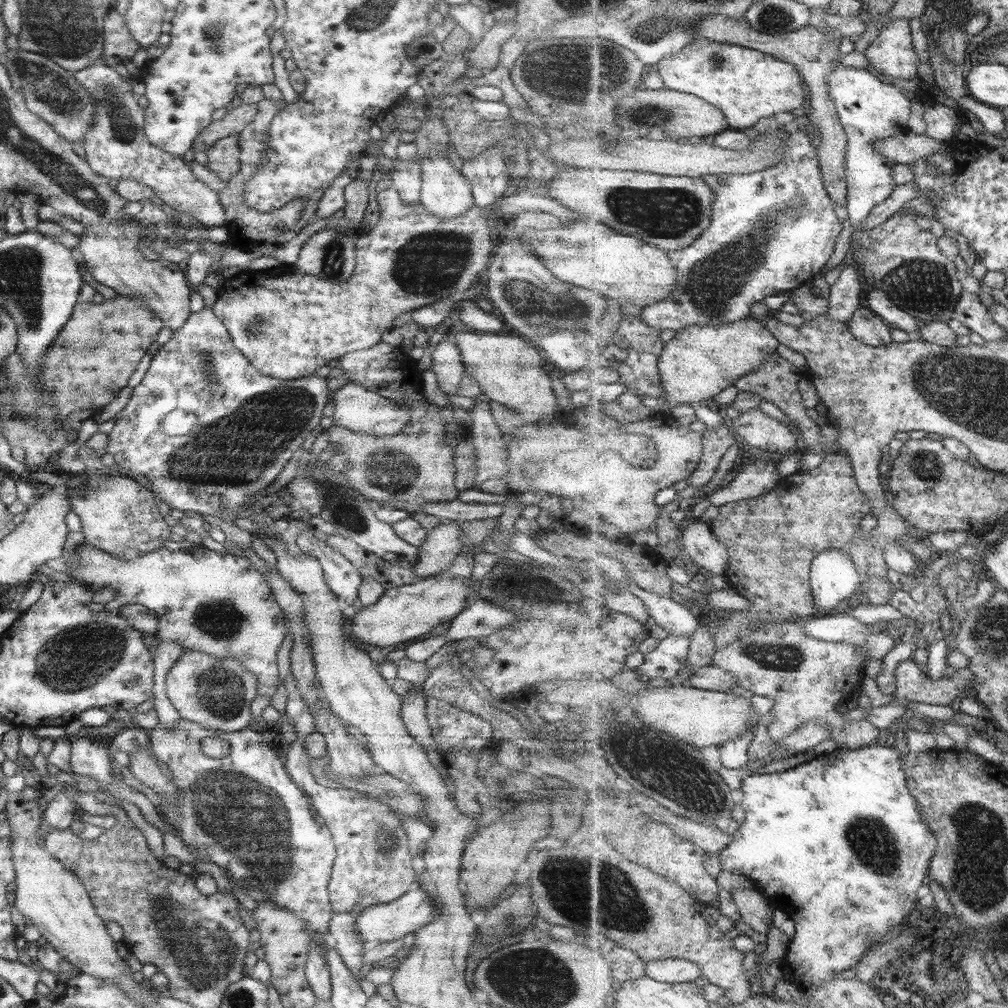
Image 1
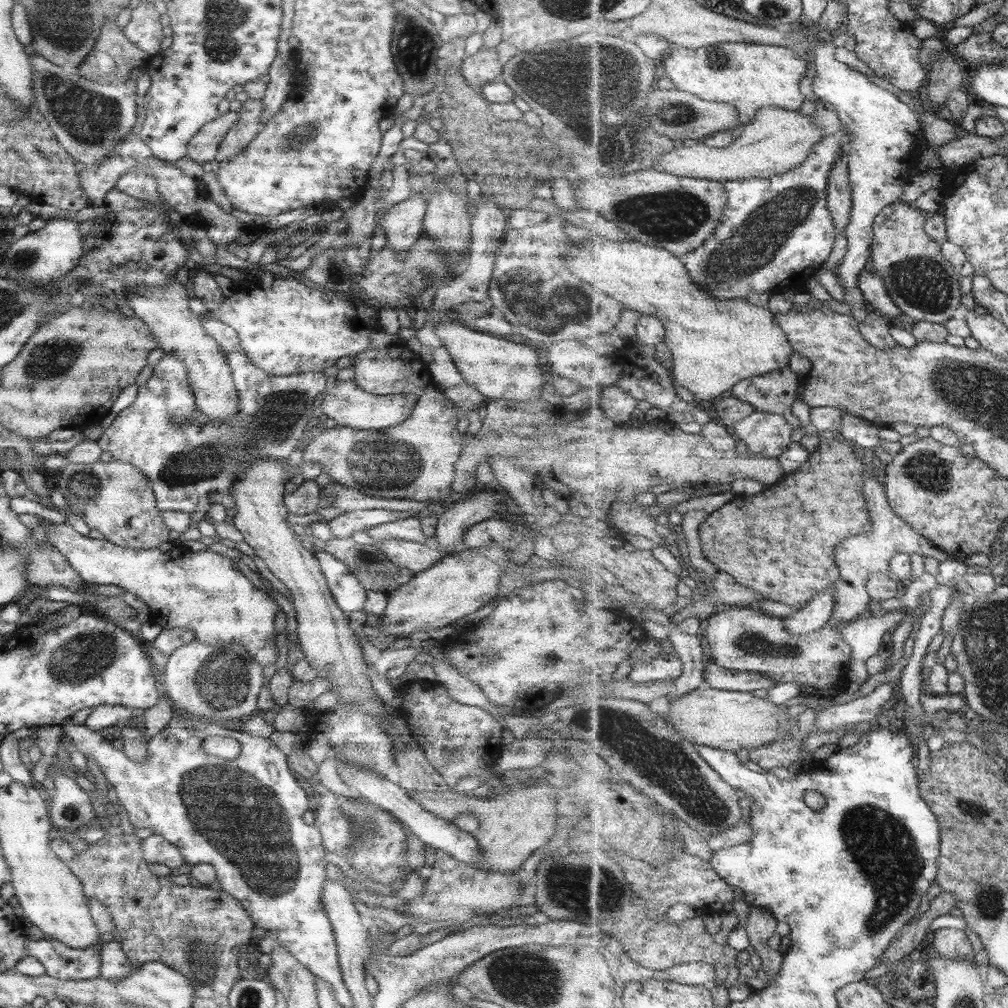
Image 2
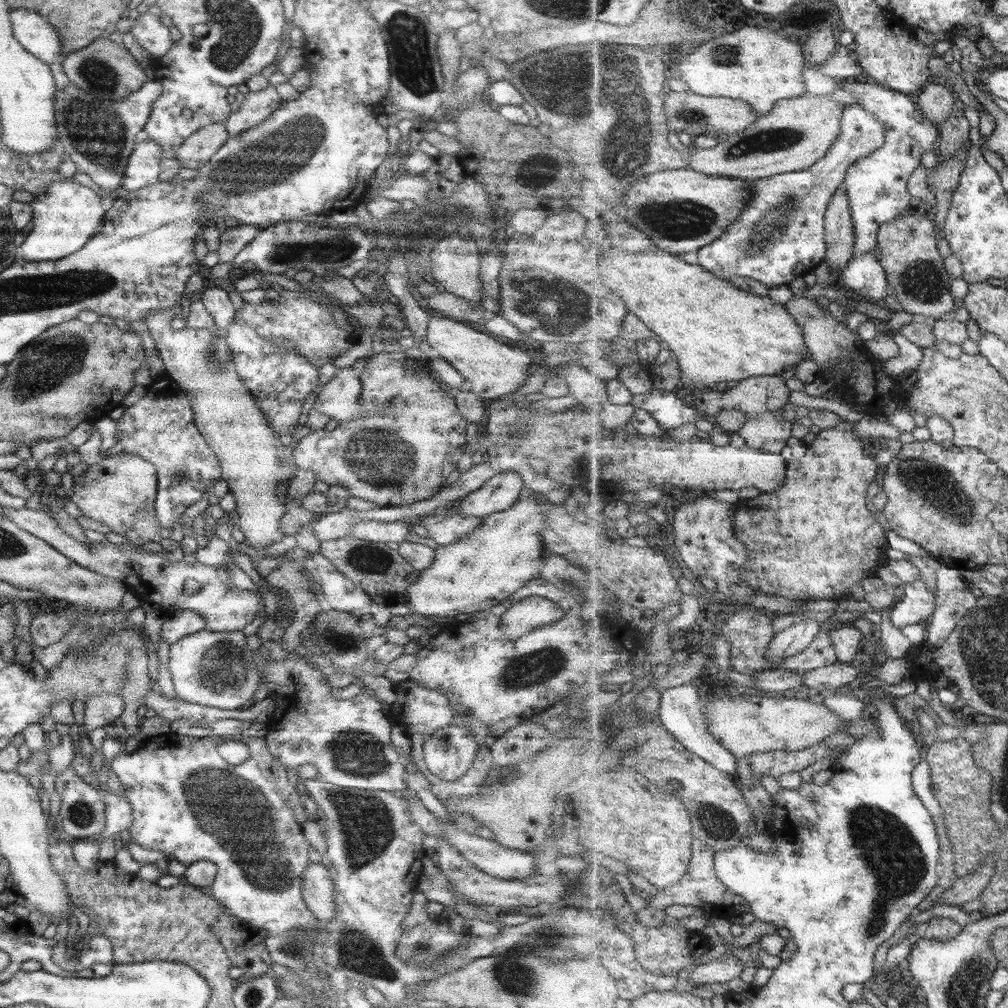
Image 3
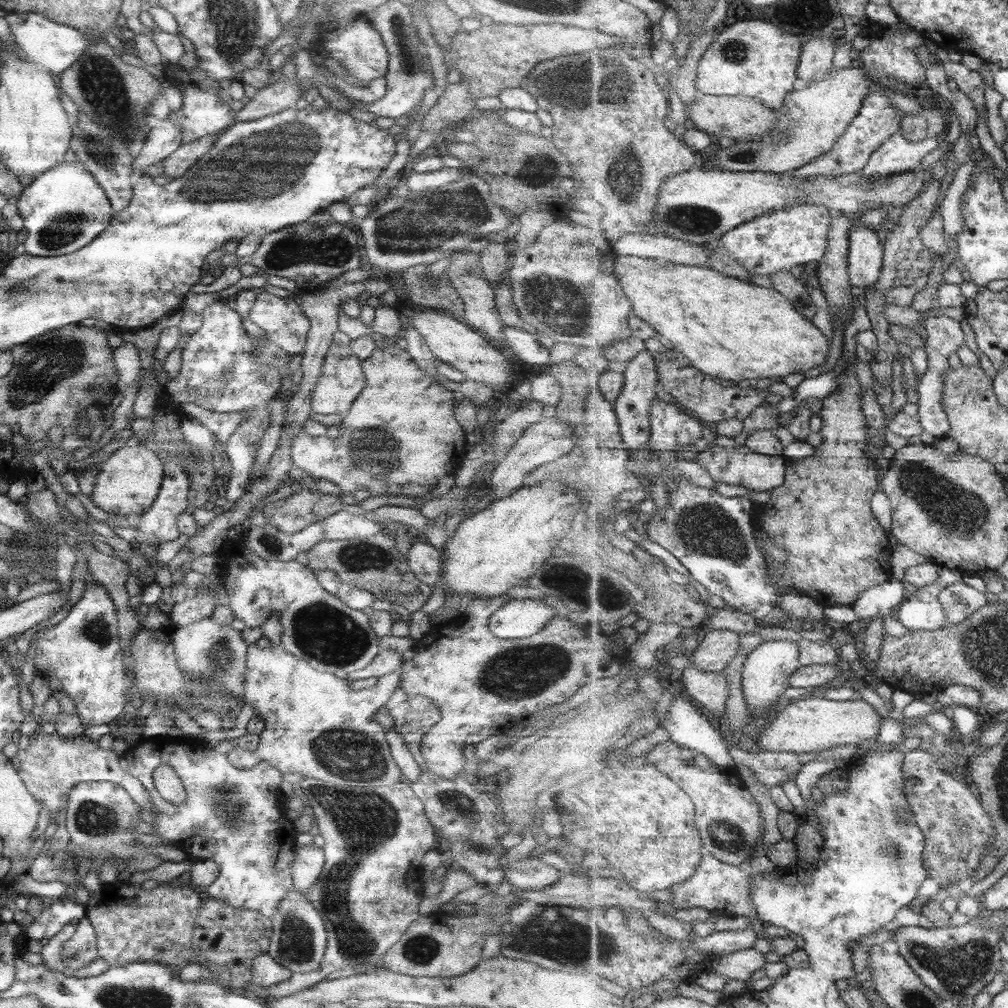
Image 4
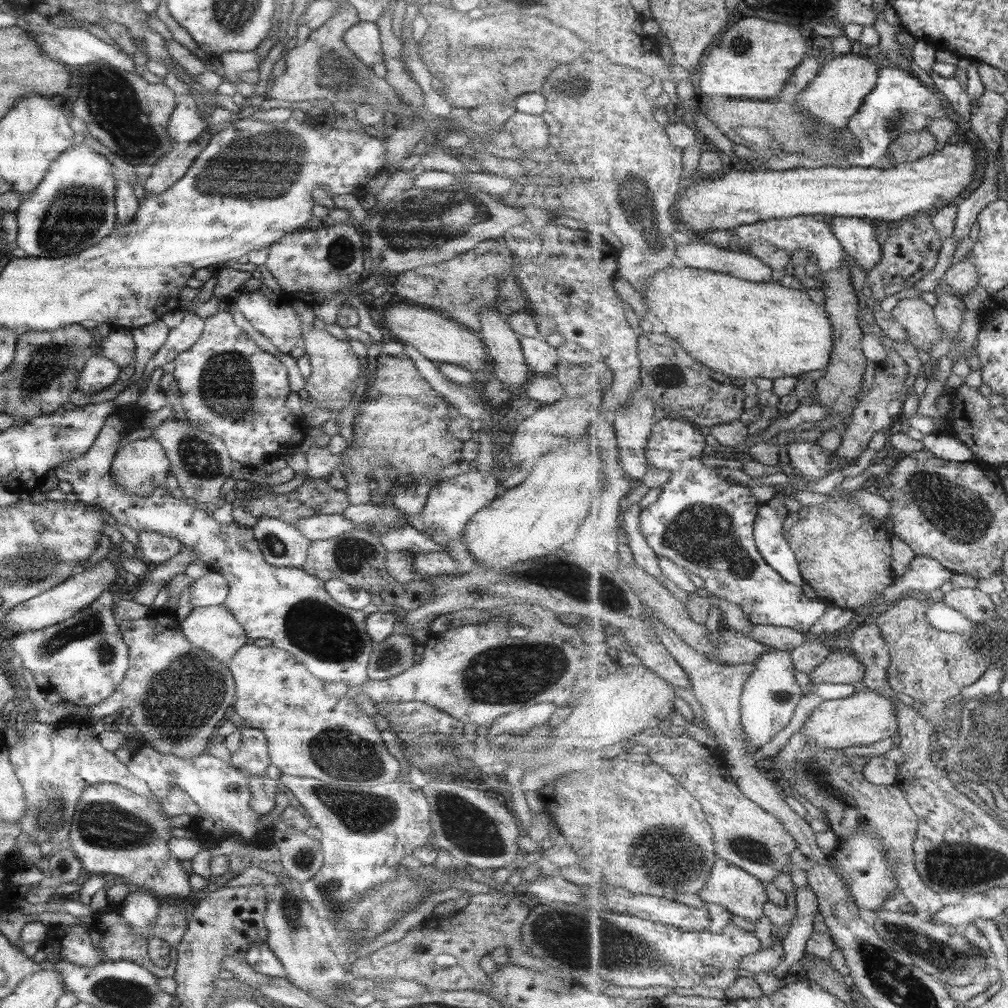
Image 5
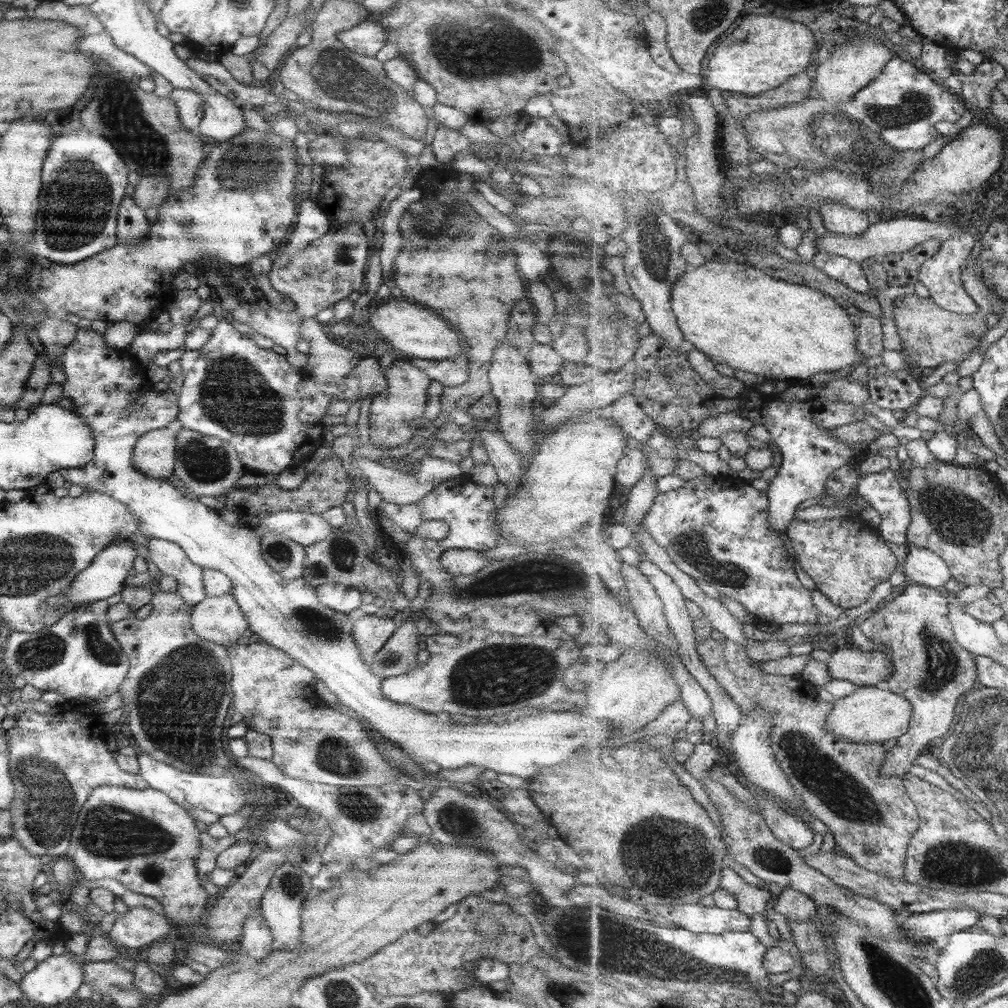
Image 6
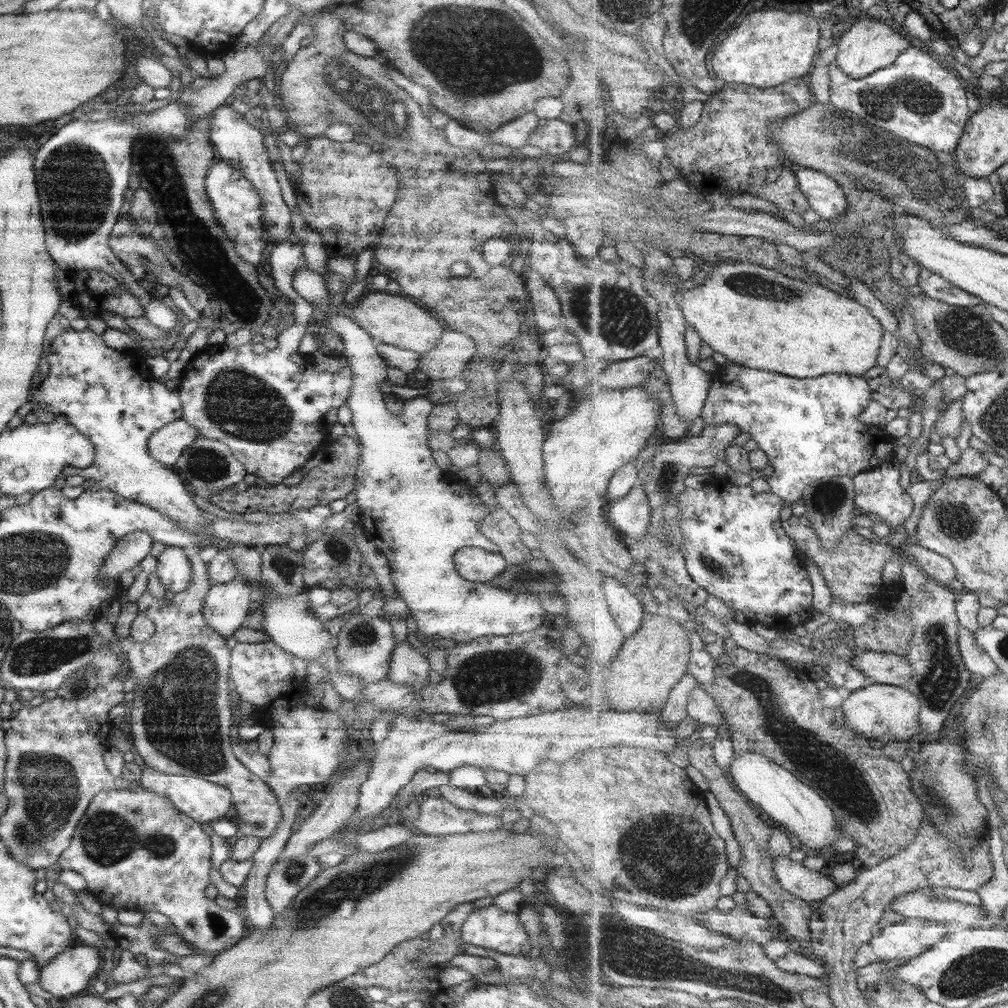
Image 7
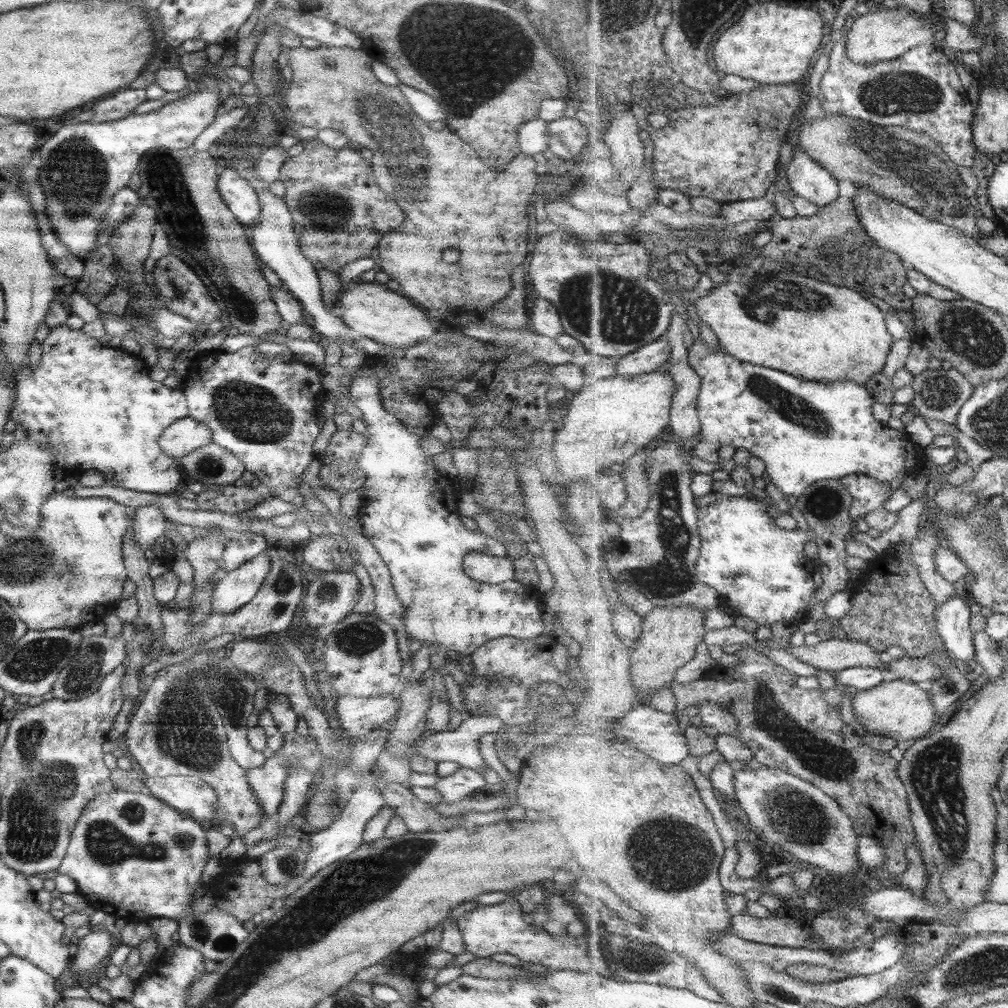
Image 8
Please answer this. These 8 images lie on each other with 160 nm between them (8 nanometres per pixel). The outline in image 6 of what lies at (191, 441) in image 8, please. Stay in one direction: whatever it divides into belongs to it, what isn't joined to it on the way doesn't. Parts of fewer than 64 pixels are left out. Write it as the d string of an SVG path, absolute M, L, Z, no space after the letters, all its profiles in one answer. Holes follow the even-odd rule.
M174 425L171 430L163 427L143 433L139 436L135 441L132 452L132 465L144 475L156 479L167 479L167 477L172 474L174 467L176 434L179 429L181 429L179 426Z

